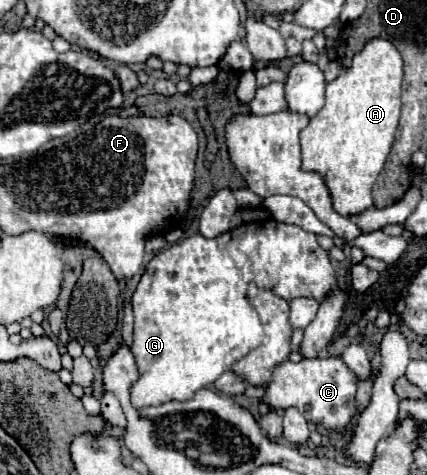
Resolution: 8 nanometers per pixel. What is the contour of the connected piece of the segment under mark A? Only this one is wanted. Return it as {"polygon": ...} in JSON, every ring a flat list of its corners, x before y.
{"polygon":[[372,38,354,56,350,68,326,84,326,104,300,132,302,168,320,172,330,188,336,212,344,216,372,208,372,186,394,144,400,116,402,56,390,40]]}

